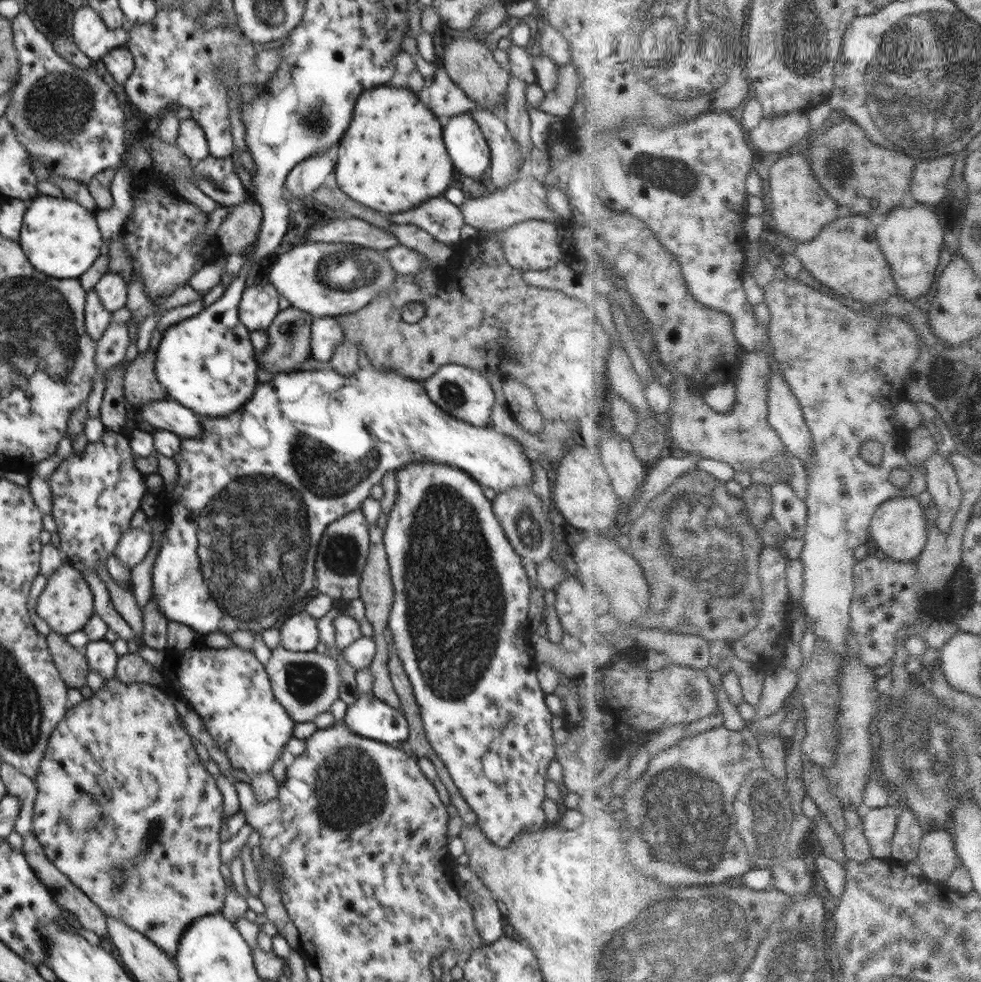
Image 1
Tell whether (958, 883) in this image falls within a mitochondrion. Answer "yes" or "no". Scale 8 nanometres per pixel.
no

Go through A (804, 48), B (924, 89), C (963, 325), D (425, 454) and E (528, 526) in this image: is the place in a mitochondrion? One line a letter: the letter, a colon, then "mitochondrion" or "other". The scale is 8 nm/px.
A: mitochondrion
B: mitochondrion
C: other
D: other
E: mitochondrion

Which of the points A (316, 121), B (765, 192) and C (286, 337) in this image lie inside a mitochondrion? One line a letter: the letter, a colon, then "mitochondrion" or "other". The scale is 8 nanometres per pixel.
A: mitochondrion
B: other
C: mitochondrion

